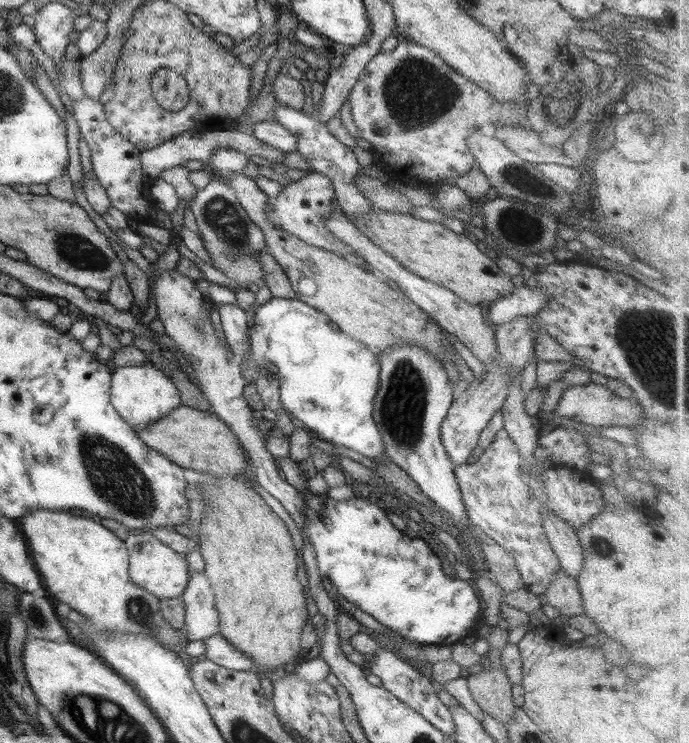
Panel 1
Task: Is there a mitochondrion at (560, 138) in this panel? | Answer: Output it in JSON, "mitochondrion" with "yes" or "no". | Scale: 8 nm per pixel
{"mitochondrion":"no"}

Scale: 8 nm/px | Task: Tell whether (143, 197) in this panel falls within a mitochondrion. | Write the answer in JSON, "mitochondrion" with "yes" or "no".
{"mitochondrion":"no"}

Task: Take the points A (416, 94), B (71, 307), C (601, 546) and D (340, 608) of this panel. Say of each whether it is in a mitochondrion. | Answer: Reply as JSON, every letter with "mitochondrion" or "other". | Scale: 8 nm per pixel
{"A":"mitochondrion","B":"other","C":"mitochondrion","D":"other"}

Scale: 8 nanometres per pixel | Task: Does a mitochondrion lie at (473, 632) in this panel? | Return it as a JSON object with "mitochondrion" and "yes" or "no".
{"mitochondrion":"no"}

